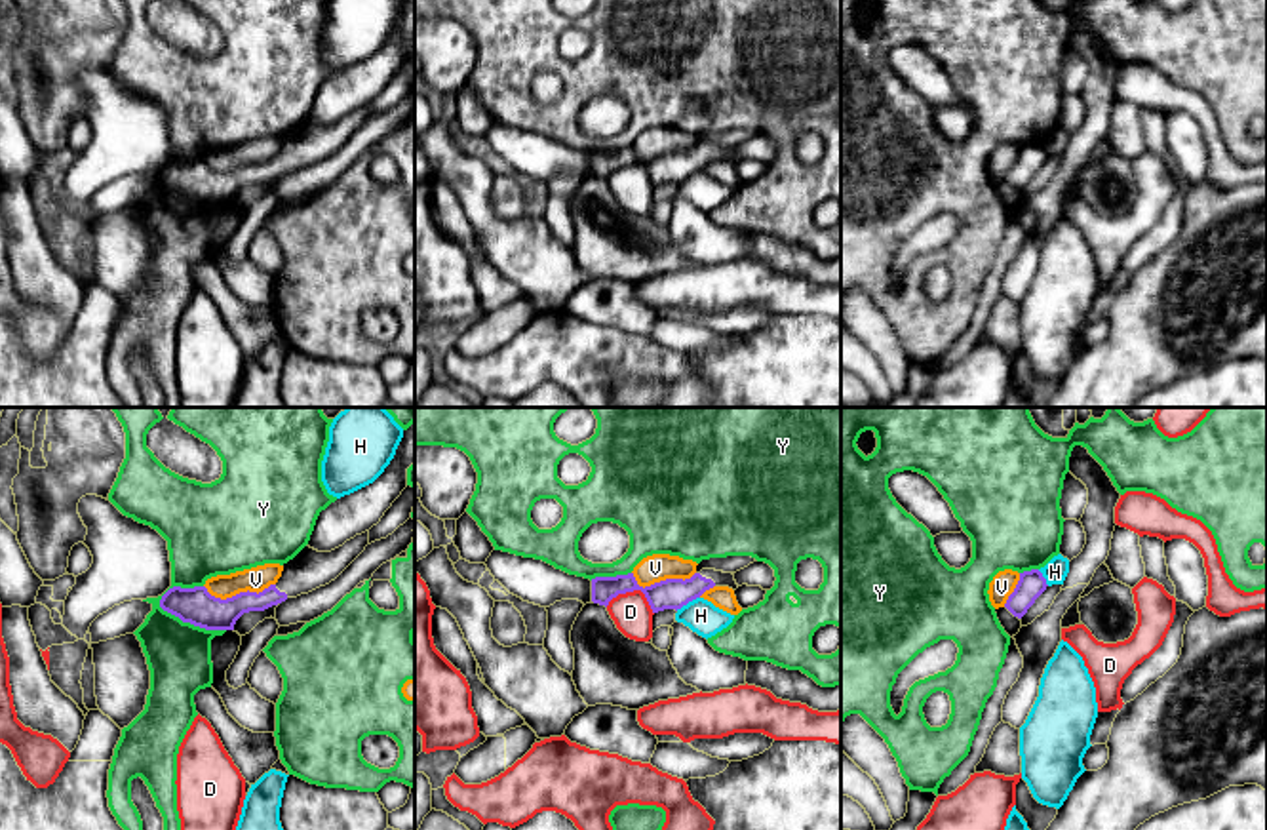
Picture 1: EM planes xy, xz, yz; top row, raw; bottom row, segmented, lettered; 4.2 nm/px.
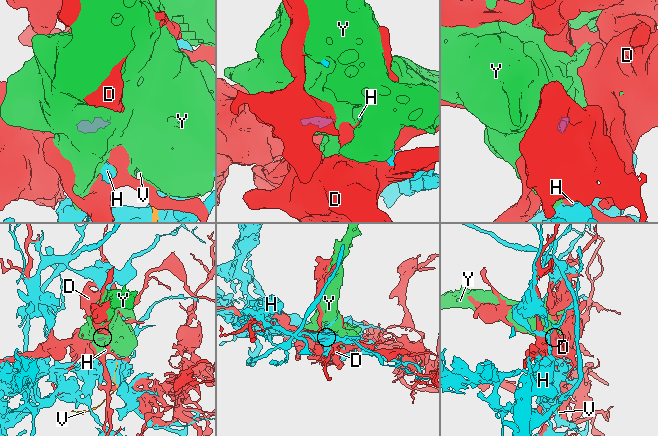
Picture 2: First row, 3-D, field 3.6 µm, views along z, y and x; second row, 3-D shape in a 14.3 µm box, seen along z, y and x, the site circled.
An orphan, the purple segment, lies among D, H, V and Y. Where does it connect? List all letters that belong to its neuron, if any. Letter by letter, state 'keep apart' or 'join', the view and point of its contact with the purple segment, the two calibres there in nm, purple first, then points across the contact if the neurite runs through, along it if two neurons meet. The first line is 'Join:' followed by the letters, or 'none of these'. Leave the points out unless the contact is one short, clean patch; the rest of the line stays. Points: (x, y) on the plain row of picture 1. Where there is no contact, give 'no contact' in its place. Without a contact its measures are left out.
Join: none of these
D: keep apart; meets purple in xz at (634, 162); 130 nm thick on the purple side, 160 nm on the other; border along xz (605, 179), (619, 168), (640, 164), (653, 187)
H: keep apart; meets purple in xz at (687, 176); 130 nm thick on the purple side, 140 nm on the other; border along xz (699, 170), (676, 183)
V: keep apart; meets purple in xy at (240, 166); 160 nm thick on the purple side, 110 nm on the other; border along xy (274, 157), (225, 172), (204, 160)
Y: keep apart; meets purple in xy at (191, 197); 160 nm thick on the purple side, 280 nm on the other

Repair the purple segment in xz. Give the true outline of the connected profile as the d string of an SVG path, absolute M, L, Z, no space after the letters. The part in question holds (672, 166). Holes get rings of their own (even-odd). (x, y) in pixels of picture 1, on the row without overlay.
M702 143L691 152L666 152L651 160L639 160L634 147L616 150L595 150L592 152L592 175L599 179L609 179L618 168L641 164L653 183L653 187L664 183L681 183L689 175L700 171L706 164L713 160L738 162L732 147L723 147L715 143Z

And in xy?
M369 105L356 109L331 126L318 126L304 120L293 133L283 137L282 150L263 166L240 166L221 173L205 160L169 162L160 181L183 196L205 204L234 204L236 194L249 185L264 185L272 179L308 168L335 154L369 118Z

